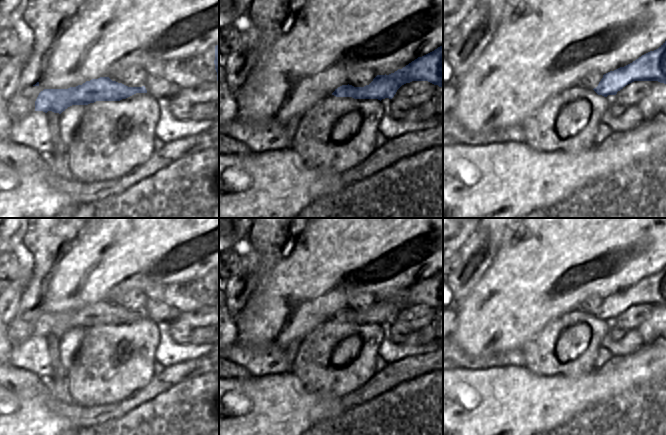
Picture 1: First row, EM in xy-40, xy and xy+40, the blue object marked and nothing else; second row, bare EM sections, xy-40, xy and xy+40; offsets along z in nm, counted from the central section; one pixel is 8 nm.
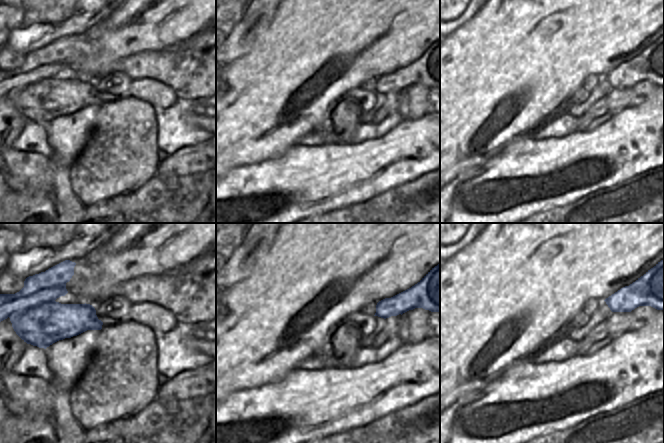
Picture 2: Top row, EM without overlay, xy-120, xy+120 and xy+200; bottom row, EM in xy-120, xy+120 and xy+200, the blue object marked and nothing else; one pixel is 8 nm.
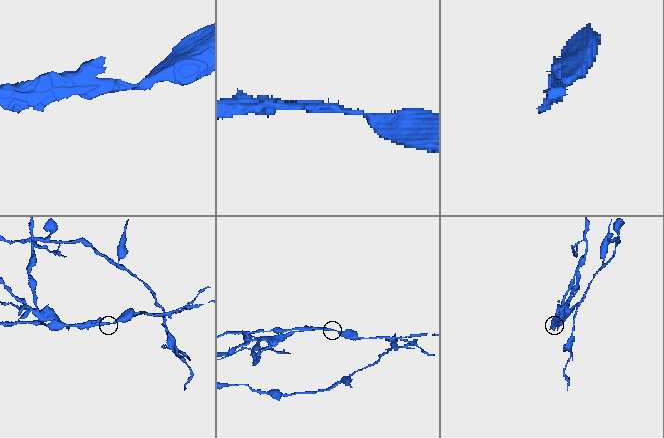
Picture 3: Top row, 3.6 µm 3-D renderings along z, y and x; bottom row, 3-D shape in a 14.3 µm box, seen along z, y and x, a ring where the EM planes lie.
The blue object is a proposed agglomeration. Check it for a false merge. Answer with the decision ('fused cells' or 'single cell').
fused cells

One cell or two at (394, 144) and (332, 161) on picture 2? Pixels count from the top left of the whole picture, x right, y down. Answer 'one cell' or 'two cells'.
one cell

